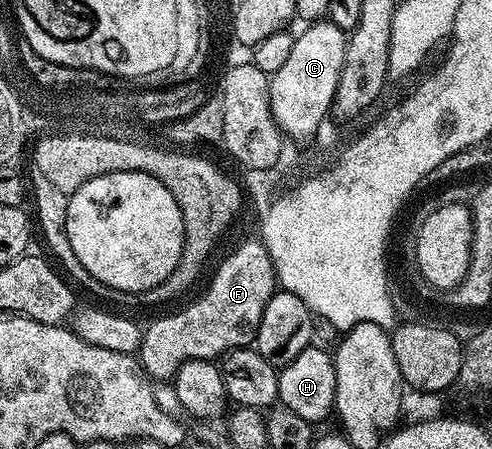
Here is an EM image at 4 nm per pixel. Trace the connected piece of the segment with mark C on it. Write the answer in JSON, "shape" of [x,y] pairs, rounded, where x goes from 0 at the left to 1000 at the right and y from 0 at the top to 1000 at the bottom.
{"shape":[[[667,42],[638,47],[618,58],[620,67],[598,80],[591,122],[567,158],[553,165],[547,185],[547,227],[555,263],[563,285],[571,290],[581,307],[598,305],[612,314],[634,307],[644,285],[661,269],[661,258],[671,258],[677,227],[685,214],[685,189],[693,183],[693,158],[701,151],[701,102],[705,89],[703,67],[681,60],[677,49]]]}

